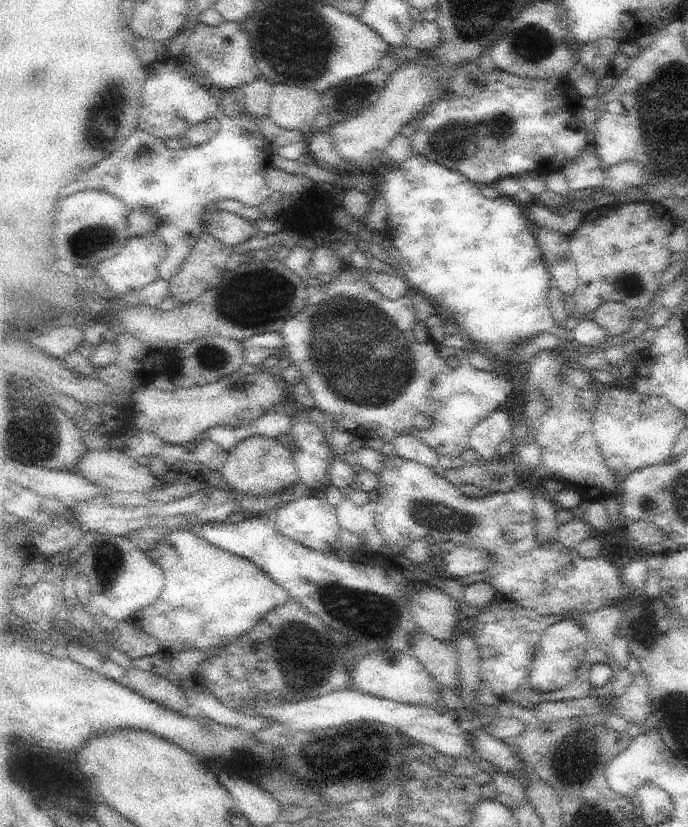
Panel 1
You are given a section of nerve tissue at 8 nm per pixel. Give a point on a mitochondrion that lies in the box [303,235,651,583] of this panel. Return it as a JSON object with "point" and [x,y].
{"point":[436,516]}

